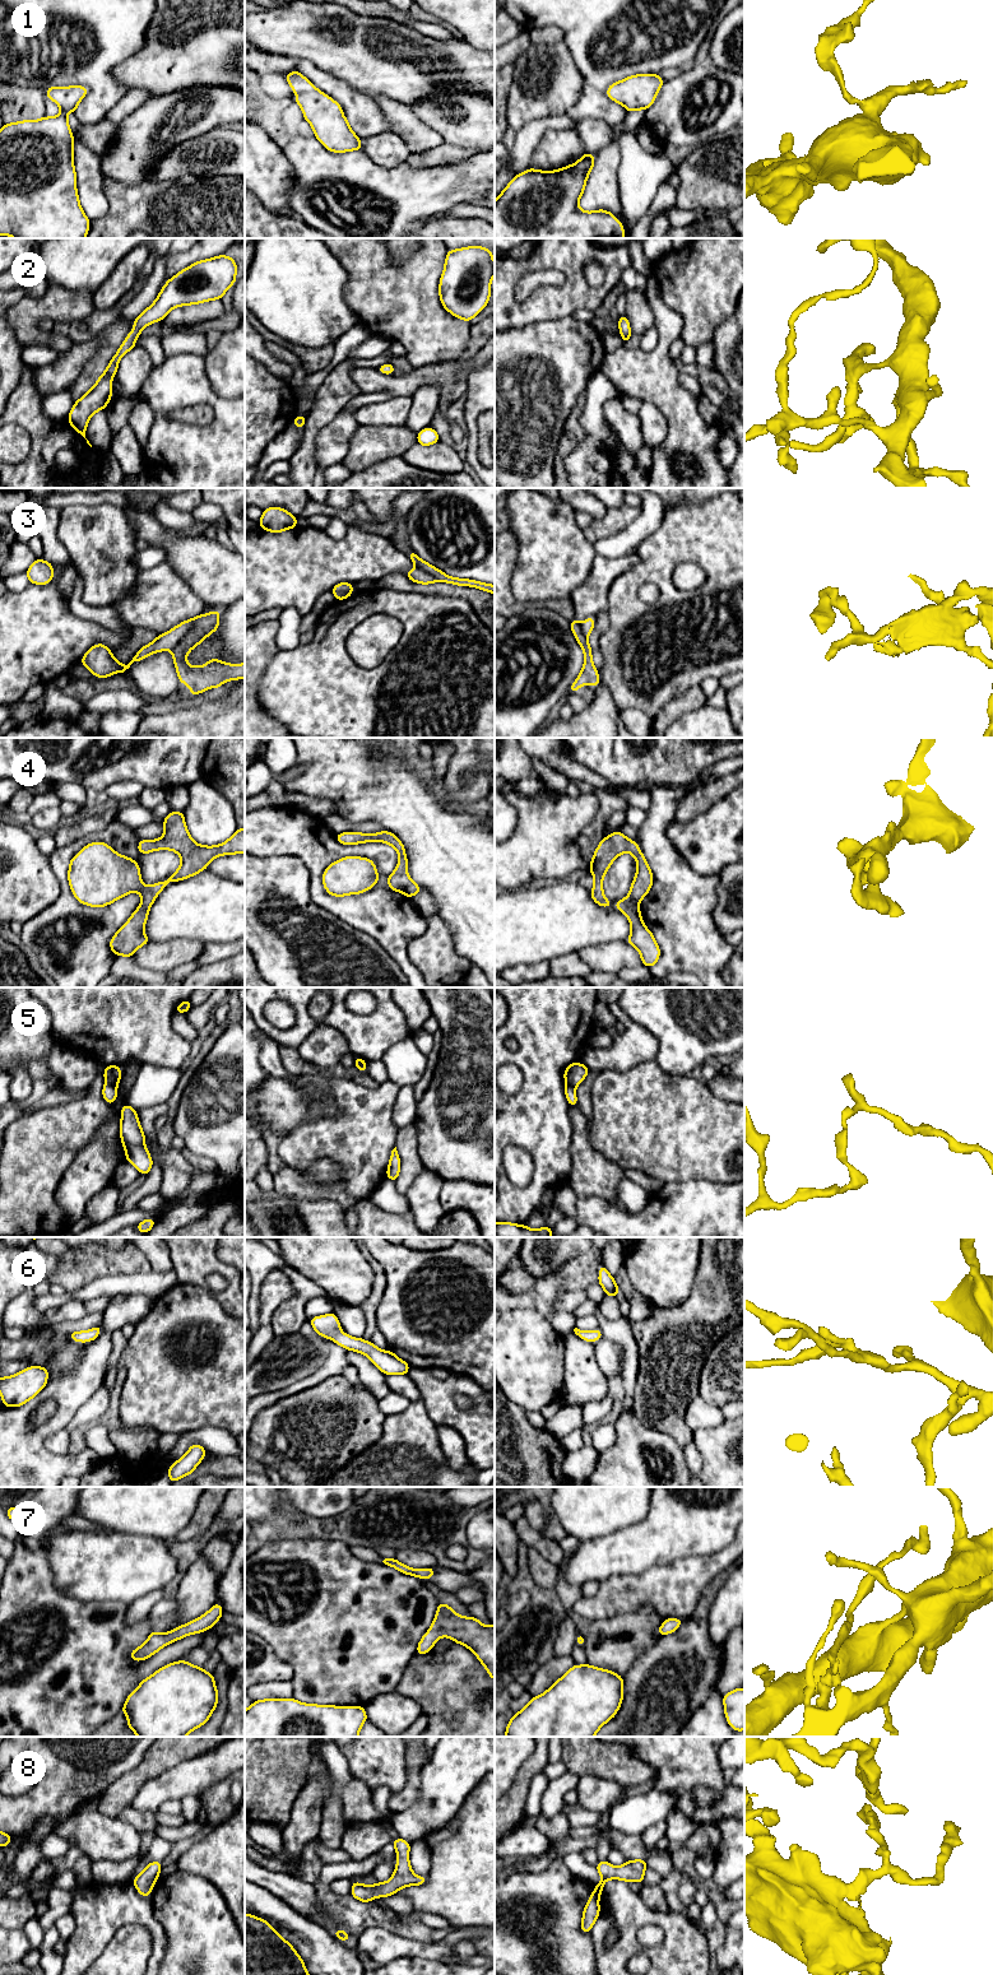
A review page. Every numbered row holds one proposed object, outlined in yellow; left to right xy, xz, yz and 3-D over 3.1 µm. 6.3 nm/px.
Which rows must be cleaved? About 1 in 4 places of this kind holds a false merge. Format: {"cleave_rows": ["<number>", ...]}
{"cleave_rows": ["5"]}

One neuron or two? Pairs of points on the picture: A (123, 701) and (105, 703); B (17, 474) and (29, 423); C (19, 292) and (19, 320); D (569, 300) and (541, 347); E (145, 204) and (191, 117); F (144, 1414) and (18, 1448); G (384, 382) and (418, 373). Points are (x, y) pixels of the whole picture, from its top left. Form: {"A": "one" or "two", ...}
{"A": "one", "B": "one", "C": "two", "D": "two", "E": "two", "F": "two", "G": "one"}

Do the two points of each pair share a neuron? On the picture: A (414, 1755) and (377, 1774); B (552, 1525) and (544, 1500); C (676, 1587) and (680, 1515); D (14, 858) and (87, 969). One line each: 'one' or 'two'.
A: two
B: one
C: two
D: two

